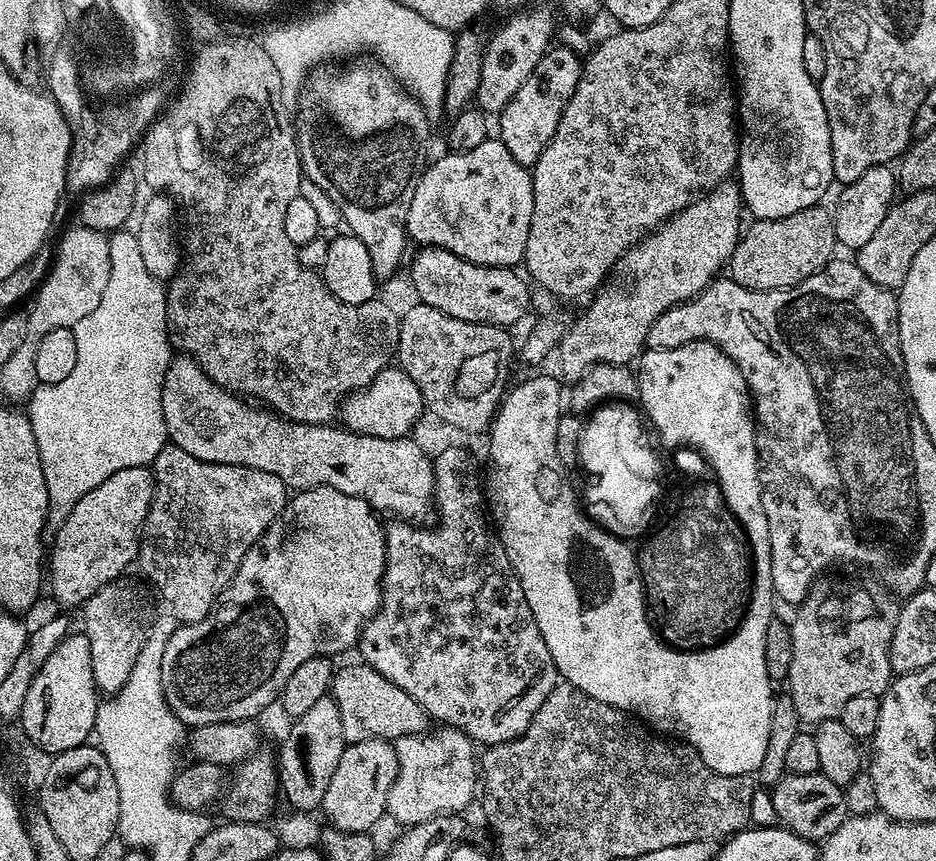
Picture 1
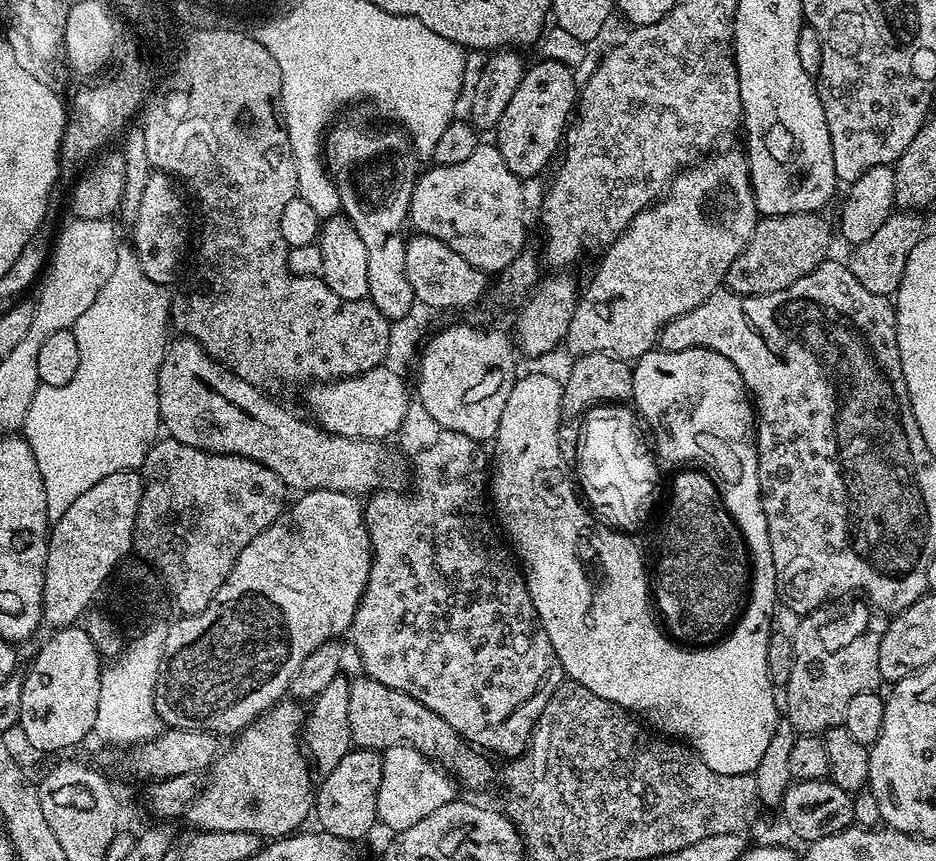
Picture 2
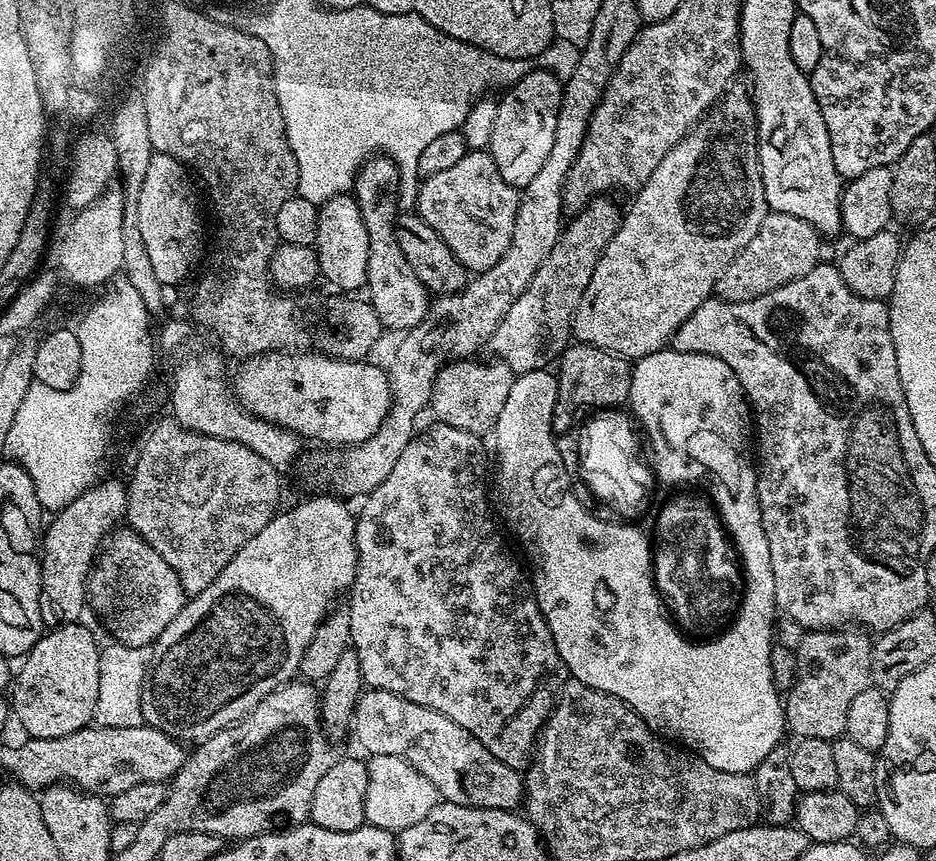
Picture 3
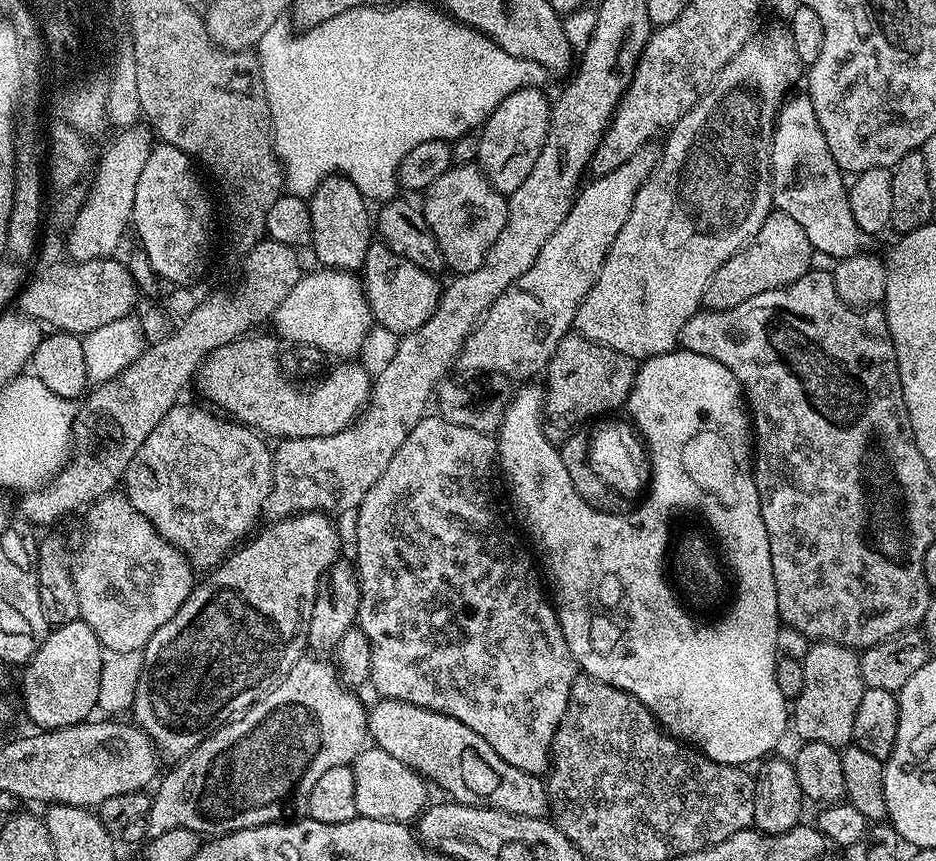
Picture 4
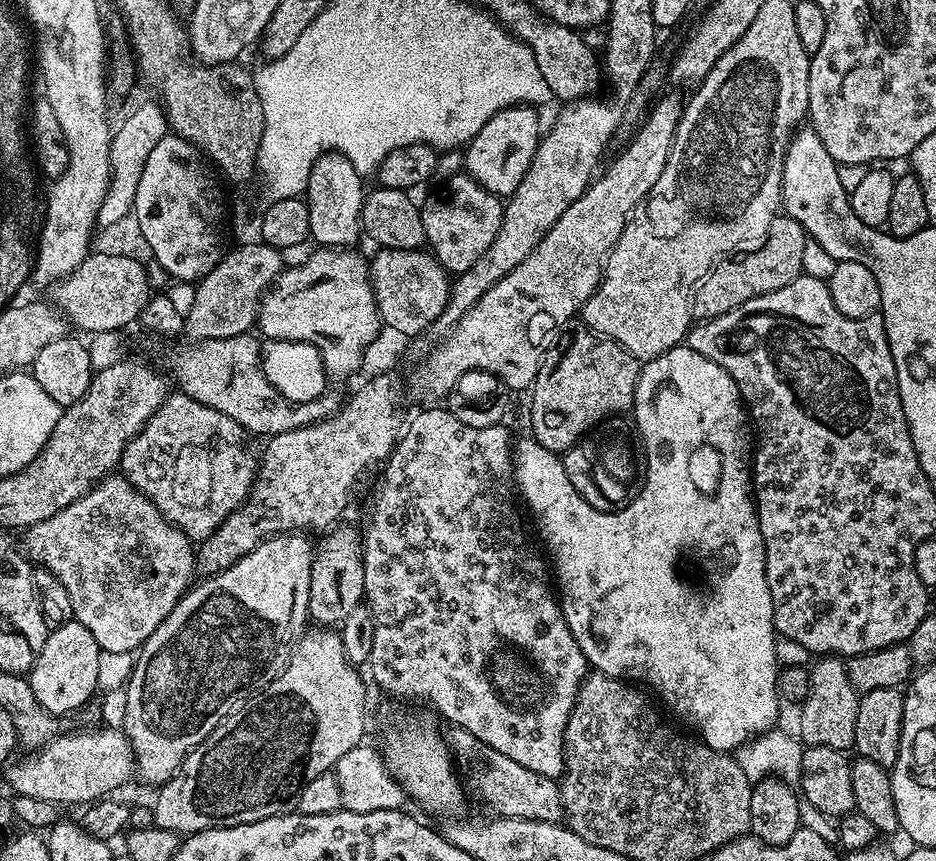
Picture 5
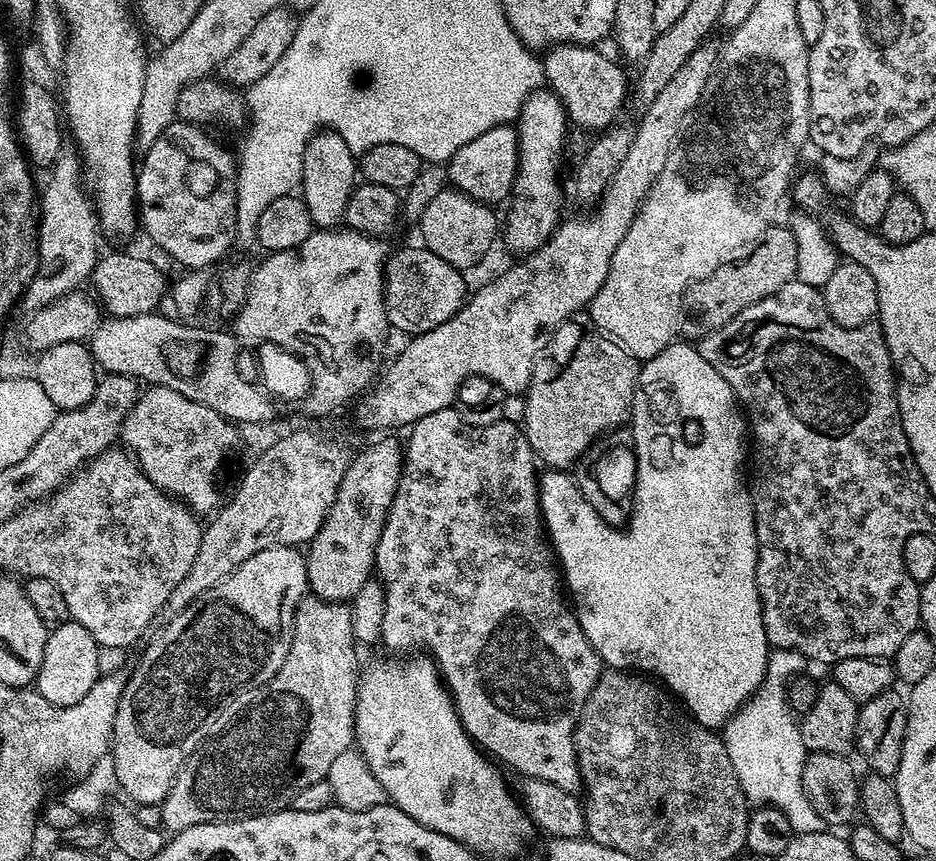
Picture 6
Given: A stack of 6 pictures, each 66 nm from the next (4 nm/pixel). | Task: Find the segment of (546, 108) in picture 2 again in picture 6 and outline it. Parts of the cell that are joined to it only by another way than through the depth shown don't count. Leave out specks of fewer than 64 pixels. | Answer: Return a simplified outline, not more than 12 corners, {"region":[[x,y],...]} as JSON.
{"region":[[499,124],[448,161],[448,184],[489,206],[512,195],[515,127]]}

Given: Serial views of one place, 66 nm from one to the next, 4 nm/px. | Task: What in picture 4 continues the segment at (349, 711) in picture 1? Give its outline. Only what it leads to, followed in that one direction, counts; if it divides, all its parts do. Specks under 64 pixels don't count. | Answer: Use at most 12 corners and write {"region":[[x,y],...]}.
{"region":[[401,700],[367,709],[375,747],[475,808],[543,817],[540,776],[470,726]]}

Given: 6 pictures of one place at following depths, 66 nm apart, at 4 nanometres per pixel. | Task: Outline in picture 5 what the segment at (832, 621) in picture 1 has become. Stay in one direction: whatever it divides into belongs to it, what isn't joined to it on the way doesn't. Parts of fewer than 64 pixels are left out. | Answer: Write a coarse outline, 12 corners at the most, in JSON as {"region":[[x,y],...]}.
{"region":[[821,656],[798,708],[799,739],[854,745],[861,693],[847,663]]}

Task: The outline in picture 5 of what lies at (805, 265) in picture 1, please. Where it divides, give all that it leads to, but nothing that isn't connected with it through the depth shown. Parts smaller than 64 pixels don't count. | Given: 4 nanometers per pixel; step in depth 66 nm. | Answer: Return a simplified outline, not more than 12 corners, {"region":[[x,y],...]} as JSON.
{"region":[[777,215],[762,243],[724,258],[692,296],[713,320],[804,272],[804,228]]}

